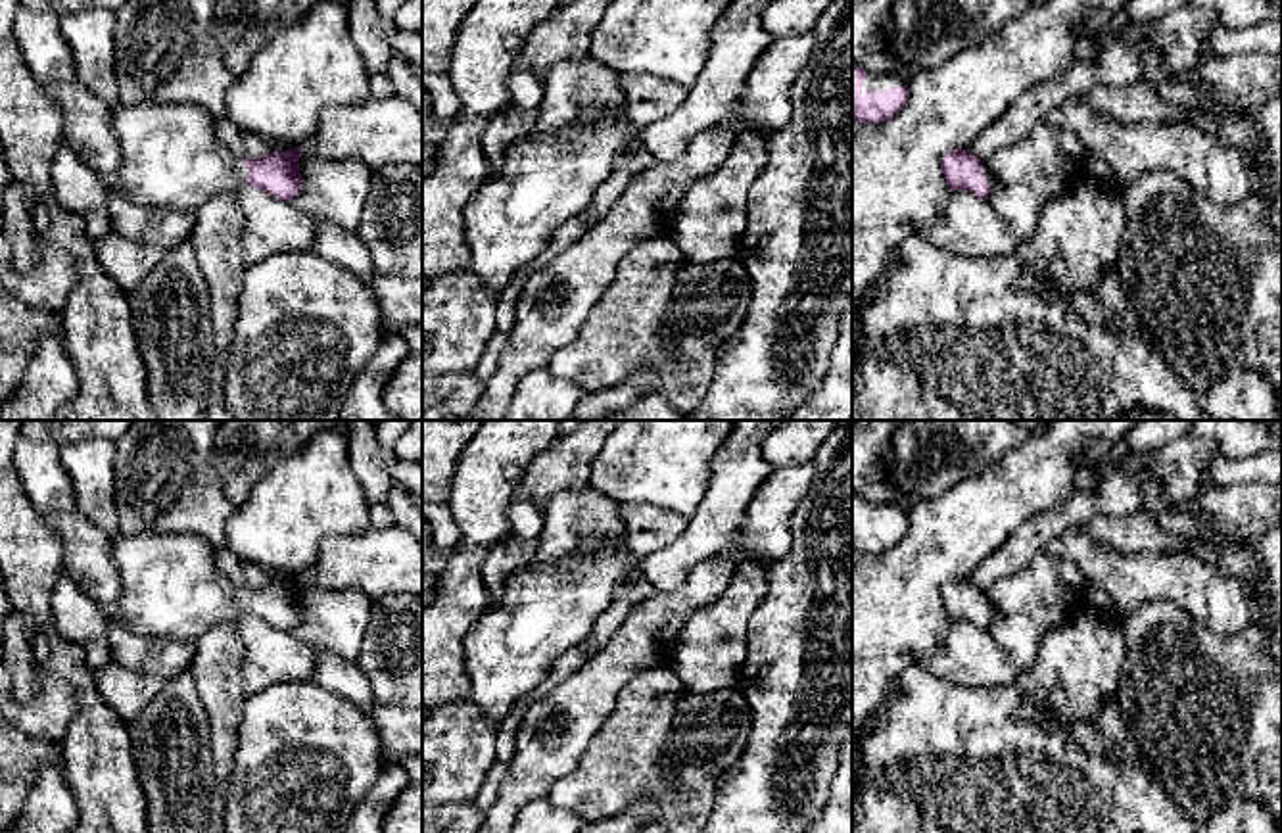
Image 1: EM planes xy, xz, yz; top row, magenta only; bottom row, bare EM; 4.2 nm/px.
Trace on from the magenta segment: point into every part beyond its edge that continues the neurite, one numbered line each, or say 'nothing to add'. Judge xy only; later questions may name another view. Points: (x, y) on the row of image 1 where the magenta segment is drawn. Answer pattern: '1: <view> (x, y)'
1: xy (169, 156)

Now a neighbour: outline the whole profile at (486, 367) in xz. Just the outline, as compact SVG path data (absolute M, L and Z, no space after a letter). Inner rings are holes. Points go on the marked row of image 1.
M495 330L474 369L474 374L486 384L497 370L497 361L501 351L507 345L509 334L503 330Z

